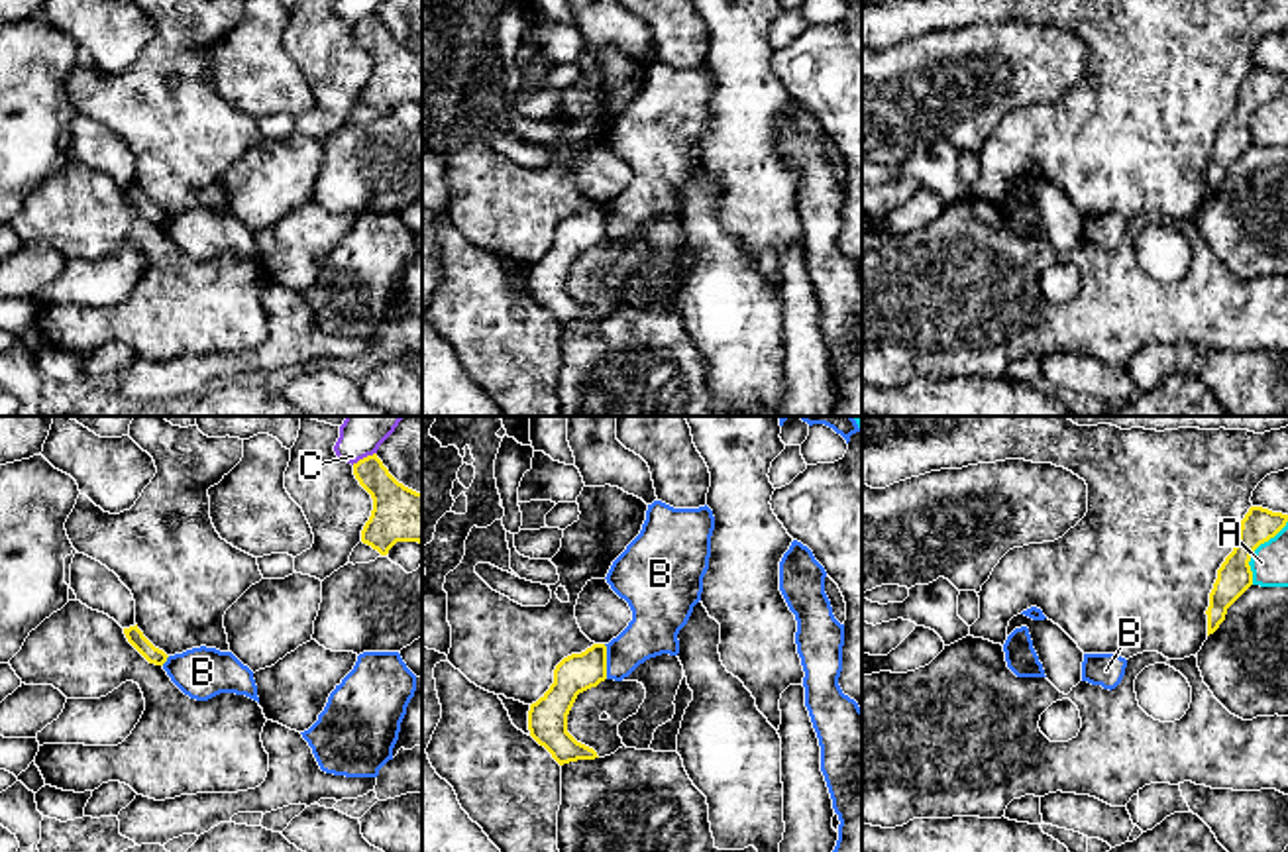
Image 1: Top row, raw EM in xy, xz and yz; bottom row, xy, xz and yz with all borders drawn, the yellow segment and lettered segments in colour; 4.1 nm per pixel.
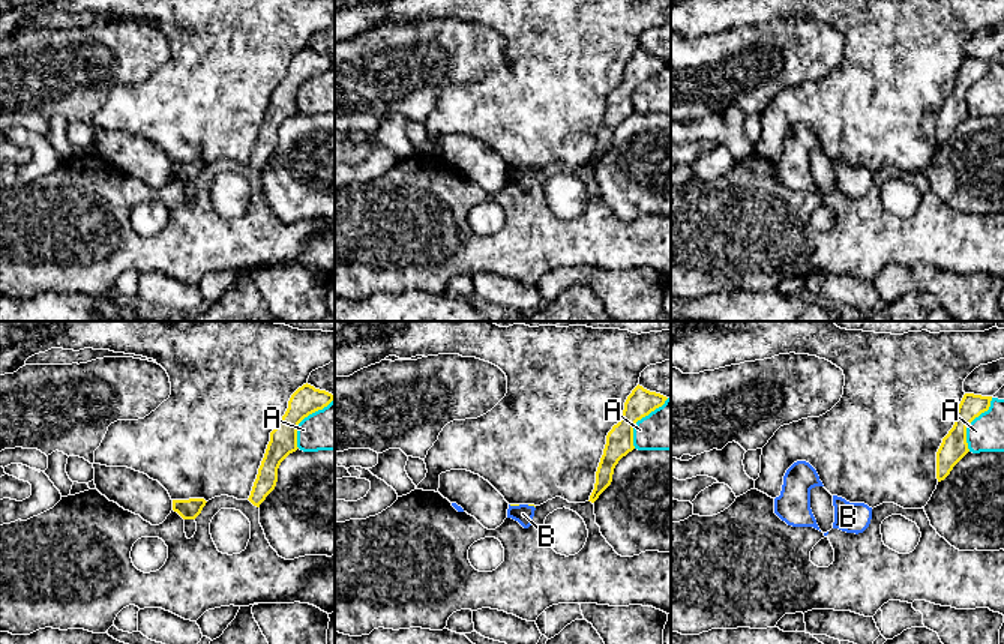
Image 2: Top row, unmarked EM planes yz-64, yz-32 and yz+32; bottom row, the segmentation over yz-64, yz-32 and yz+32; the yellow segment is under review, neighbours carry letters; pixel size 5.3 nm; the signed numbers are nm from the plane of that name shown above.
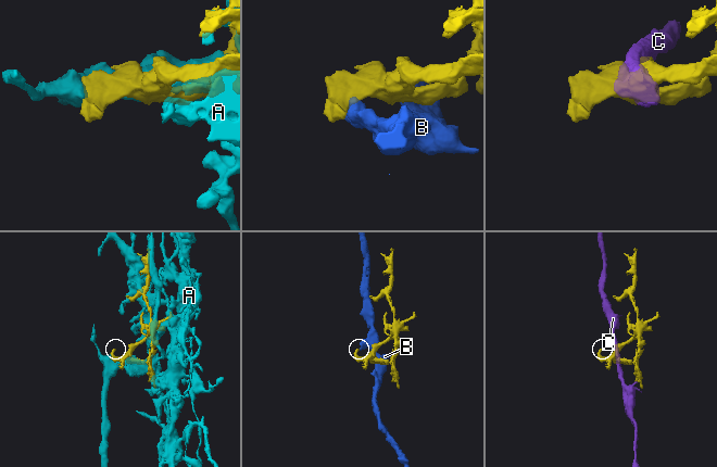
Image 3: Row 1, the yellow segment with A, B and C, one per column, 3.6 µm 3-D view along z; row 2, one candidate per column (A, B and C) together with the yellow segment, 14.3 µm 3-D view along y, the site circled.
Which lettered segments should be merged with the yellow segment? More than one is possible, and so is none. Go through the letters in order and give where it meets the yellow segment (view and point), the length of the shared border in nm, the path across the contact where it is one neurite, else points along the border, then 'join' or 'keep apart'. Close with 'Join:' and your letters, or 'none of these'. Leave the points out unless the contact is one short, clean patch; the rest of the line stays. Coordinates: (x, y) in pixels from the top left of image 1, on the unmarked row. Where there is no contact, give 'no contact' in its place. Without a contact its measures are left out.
A: contact yz (1255, 108); length 300 nm; keep apart
B: contact xz (605, 222); length 140 nm; border xz (603, 205), (607, 238); keep apart
C: contact xy (364, 18); length 120 nm; keep apart
Join: none of these

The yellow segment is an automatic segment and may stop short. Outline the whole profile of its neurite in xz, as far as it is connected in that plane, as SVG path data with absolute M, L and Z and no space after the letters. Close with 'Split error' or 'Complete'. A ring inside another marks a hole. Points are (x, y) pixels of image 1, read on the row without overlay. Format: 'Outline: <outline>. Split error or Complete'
Outline: M593 204L581 214L564 218L554 230L550 249L530 265L530 296L564 326L577 320L595 320L597 312L567 293L567 275L579 253L607 240L607 206Z. Complete

